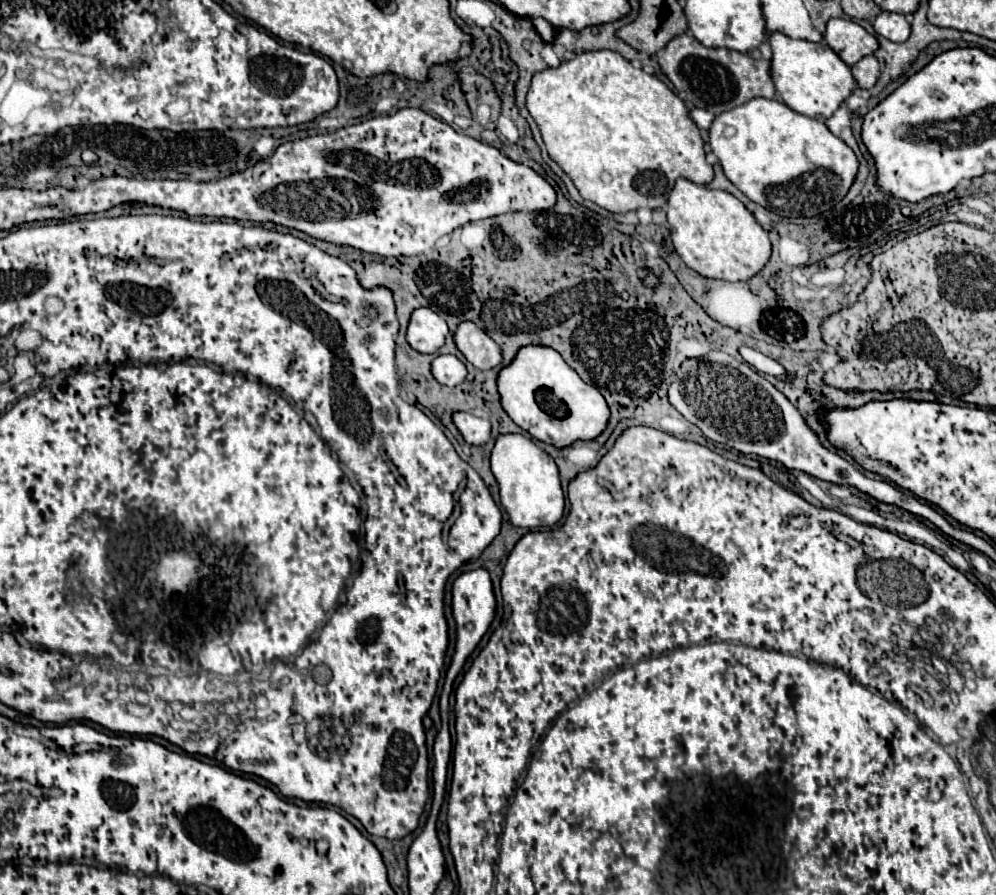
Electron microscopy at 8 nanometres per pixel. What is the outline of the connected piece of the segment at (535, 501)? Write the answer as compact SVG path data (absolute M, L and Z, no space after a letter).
M500 434L494 442L492 474L500 486L500 502L510 516L510 522L520 528L536 530L556 524L564 514L564 492L560 486L558 468L550 454L522 434Z

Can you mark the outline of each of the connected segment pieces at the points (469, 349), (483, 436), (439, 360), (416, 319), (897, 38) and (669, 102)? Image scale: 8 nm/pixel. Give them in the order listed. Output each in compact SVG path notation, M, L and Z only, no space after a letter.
M474 322L458 324L454 330L454 344L466 356L466 360L480 370L490 370L502 360L498 344Z
M454 412L452 420L468 444L482 446L490 438L490 422L470 412Z
M452 354L436 356L432 362L432 374L440 384L456 386L466 378L466 366Z
M416 308L412 312L406 340L414 350L432 354L444 344L446 334L448 334L446 322L430 308Z
M880 12L872 24L874 24L876 34L880 34L892 42L902 42L902 40L908 40L908 36L910 36L910 24L906 22L904 14Z
M610 50L576 54L558 68L546 68L534 76L528 98L528 110L536 120L548 154L572 178L580 196L606 208L608 212L626 214L638 208L662 208L674 188L676 178L686 178L706 186L714 178L706 162L700 128L690 118L690 110L662 80L632 66L622 54Z

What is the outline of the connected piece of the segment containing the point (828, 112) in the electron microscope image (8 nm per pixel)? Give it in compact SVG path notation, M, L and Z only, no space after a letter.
M780 32L770 34L772 46L772 78L780 98L796 112L816 118L828 120L842 102L852 94L856 88L856 80L850 72L850 66L840 60L840 56L826 44L826 42L808 42L808 40L794 40Z

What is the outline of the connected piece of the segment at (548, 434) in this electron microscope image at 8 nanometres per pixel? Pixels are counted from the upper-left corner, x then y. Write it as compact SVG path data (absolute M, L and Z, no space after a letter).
M532 344L522 346L516 352L514 360L498 372L498 394L500 394L502 408L514 420L514 424L518 424L522 430L526 430L536 440L554 444L558 448L564 448L572 444L574 440L596 438L606 428L606 422L610 416L604 396L594 386L582 382L582 378L550 346L532 346Z

